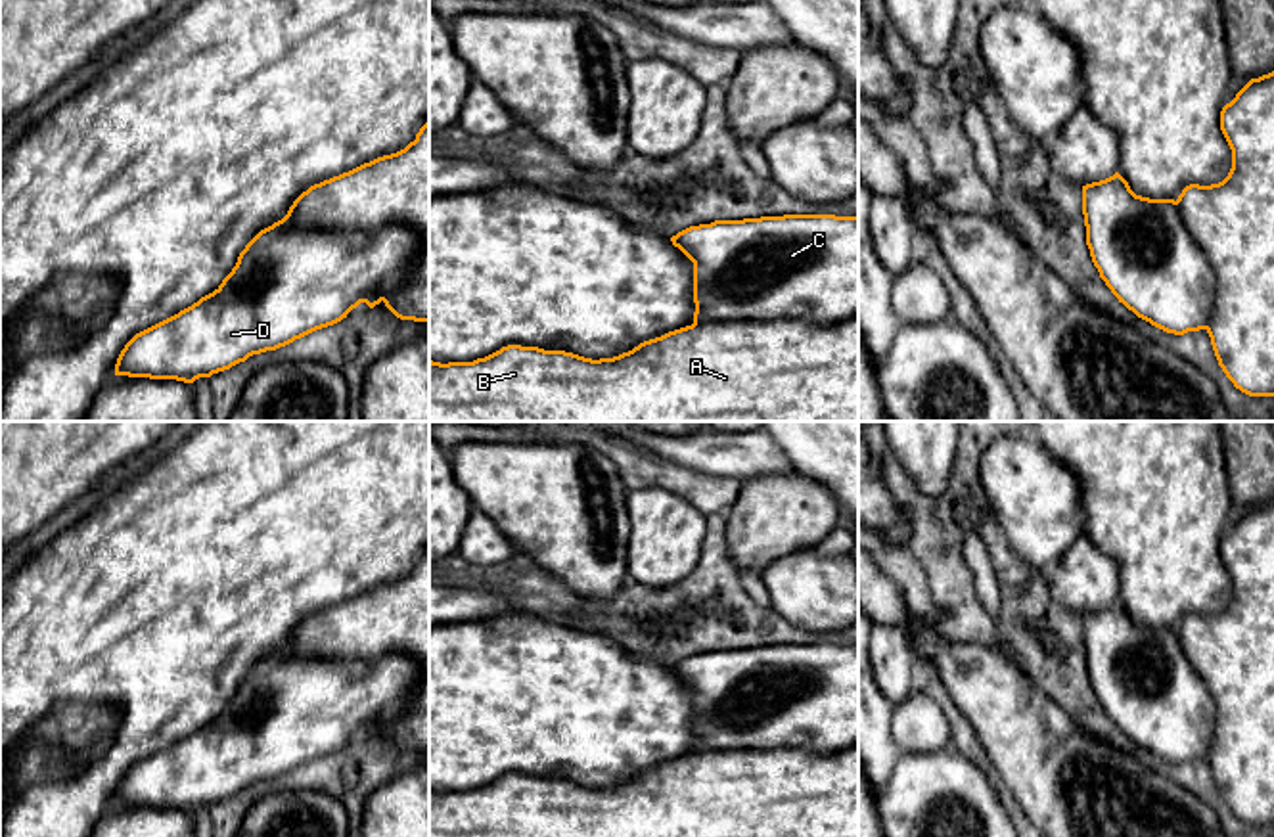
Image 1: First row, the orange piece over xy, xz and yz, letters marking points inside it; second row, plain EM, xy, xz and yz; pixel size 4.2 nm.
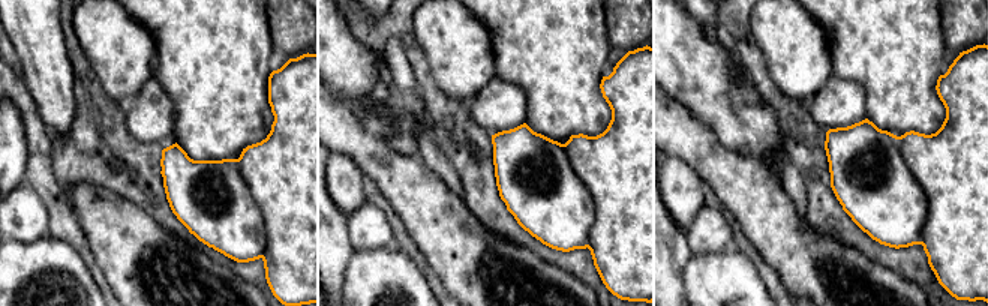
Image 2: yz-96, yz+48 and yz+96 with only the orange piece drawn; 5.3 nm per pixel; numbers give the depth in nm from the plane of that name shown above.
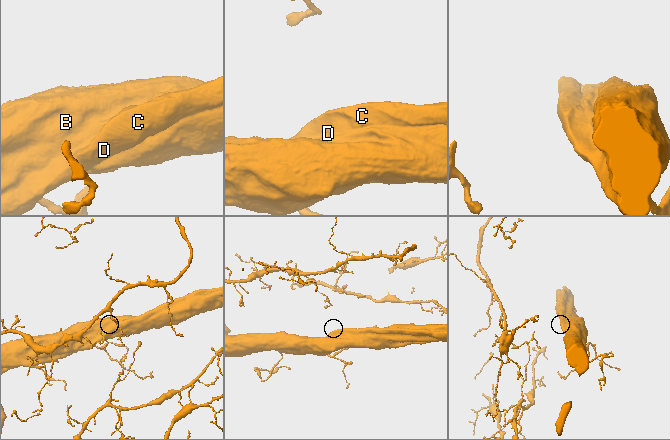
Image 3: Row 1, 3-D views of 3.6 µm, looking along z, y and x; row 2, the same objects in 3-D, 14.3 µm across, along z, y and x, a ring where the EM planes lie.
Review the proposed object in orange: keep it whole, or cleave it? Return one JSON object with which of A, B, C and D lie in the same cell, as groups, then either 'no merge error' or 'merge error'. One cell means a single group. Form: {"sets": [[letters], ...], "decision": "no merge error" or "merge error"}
{"sets": [["A", "B", "C", "D"]], "decision": "no merge error"}

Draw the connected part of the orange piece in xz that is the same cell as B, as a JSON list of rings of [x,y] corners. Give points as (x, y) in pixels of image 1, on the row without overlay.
[[[858,645],[715,649],[671,667],[694,691],[694,753],[613,787],[508,774],[473,791],[429,789],[429,837],[858,837]]]

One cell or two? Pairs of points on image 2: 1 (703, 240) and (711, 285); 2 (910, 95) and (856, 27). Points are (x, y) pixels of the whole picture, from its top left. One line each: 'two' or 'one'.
1: one
2: one

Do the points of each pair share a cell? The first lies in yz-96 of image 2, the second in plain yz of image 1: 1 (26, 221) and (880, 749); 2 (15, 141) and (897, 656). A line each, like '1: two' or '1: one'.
1: two
2: one

